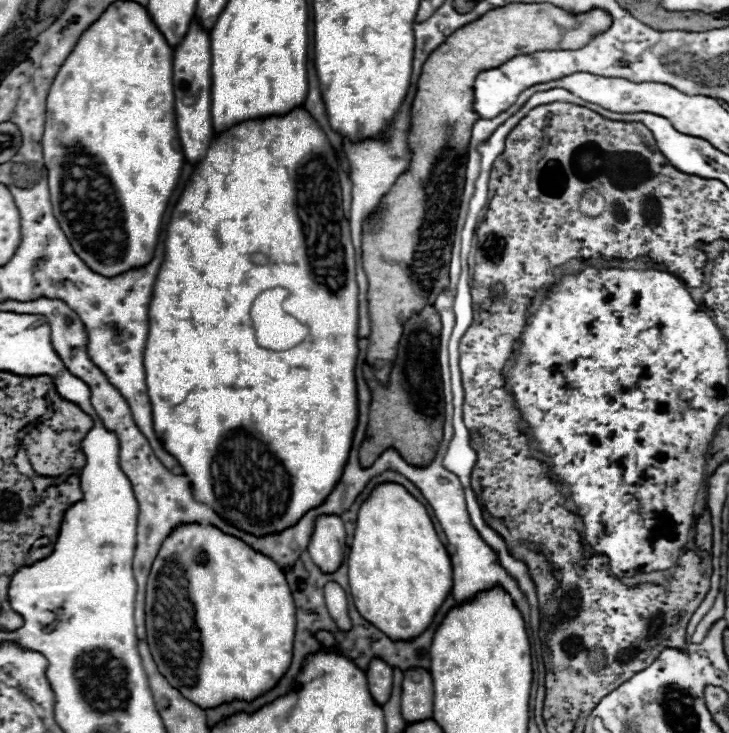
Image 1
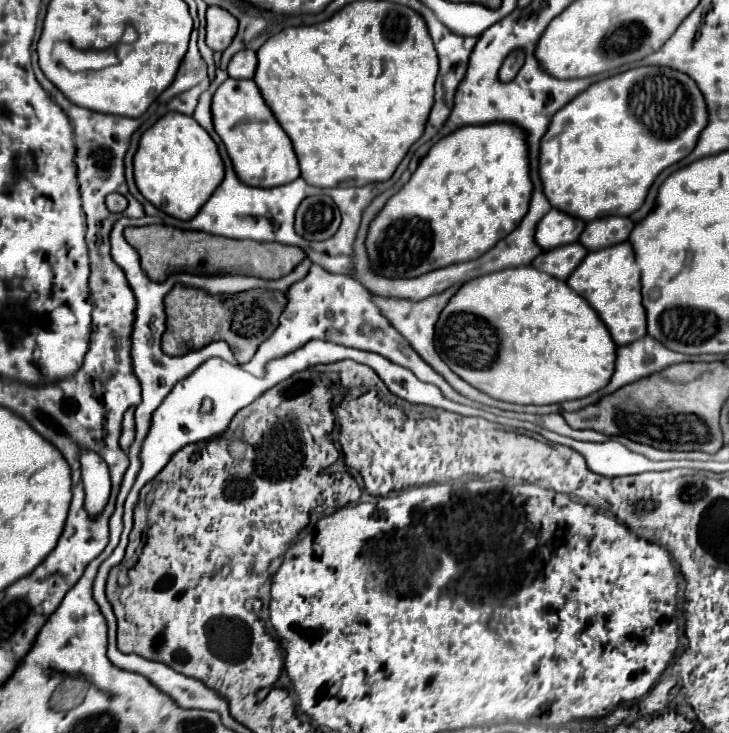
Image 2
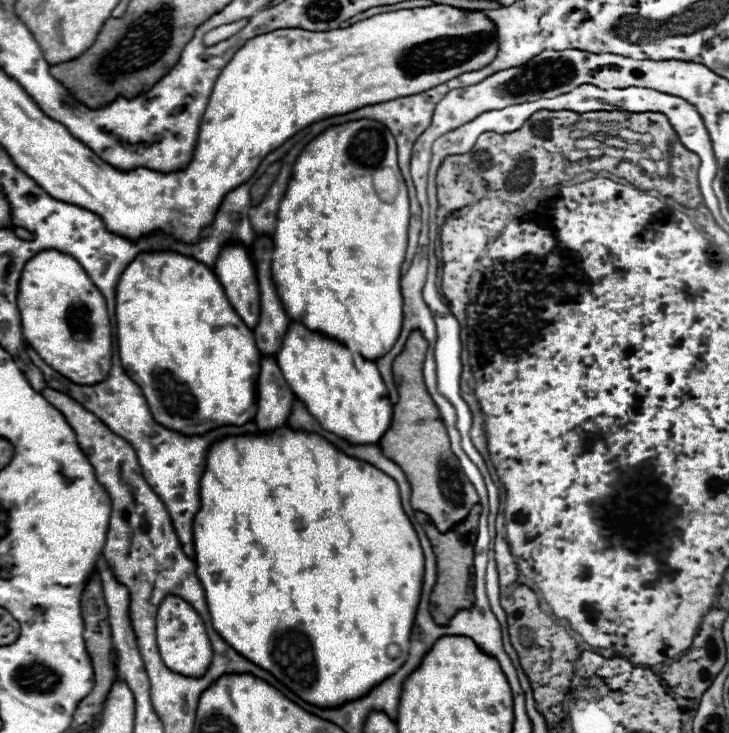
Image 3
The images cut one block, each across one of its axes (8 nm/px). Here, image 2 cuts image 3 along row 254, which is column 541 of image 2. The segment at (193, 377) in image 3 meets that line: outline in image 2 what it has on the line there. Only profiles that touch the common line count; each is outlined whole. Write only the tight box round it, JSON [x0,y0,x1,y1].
[538,66,706,222]

